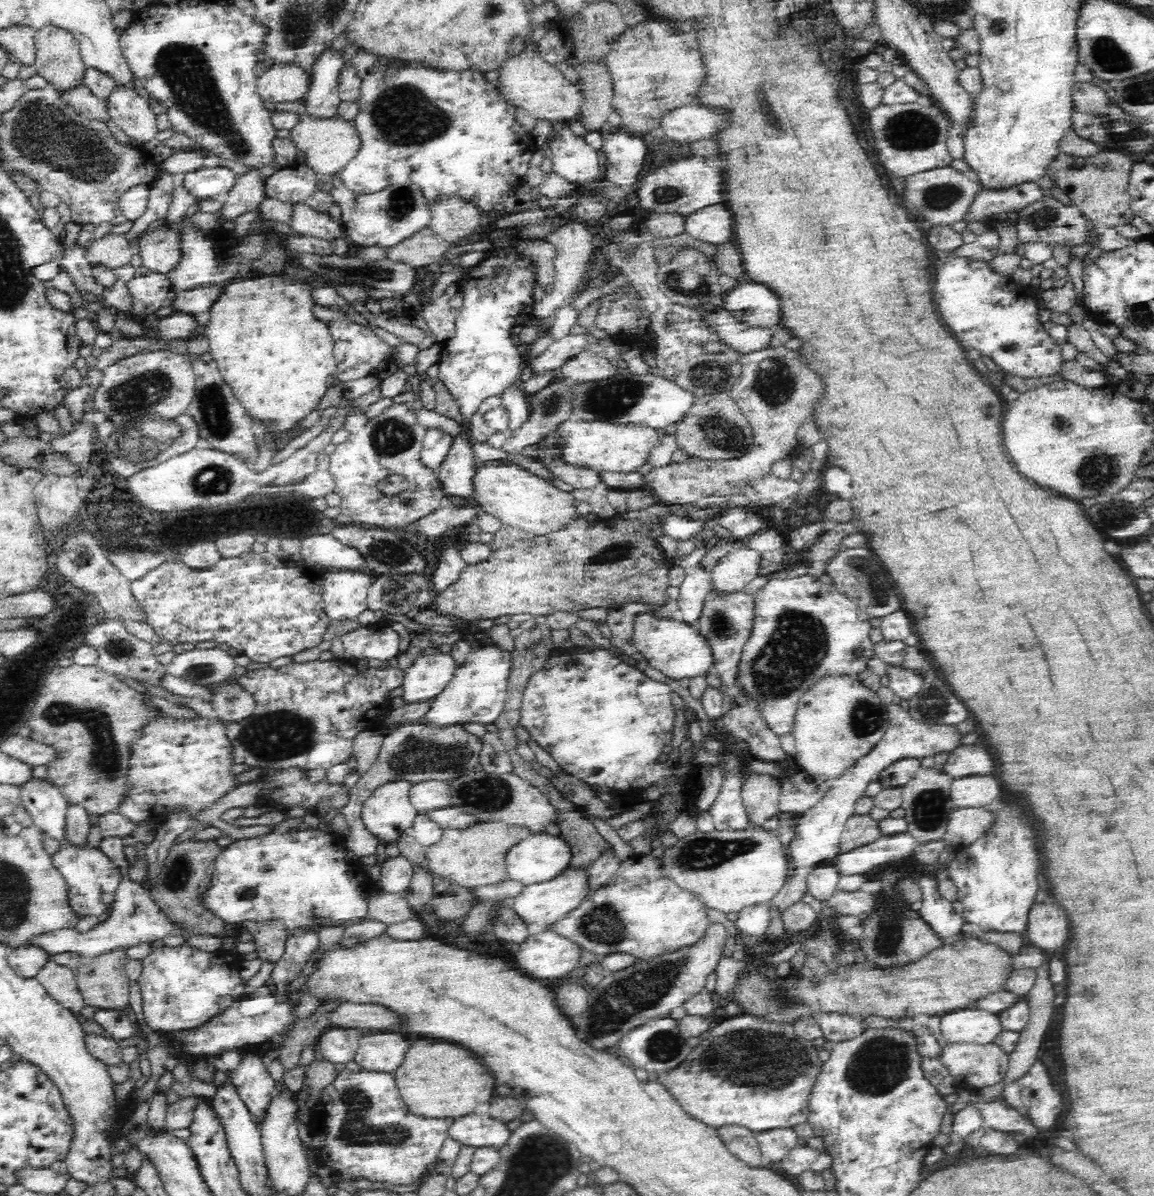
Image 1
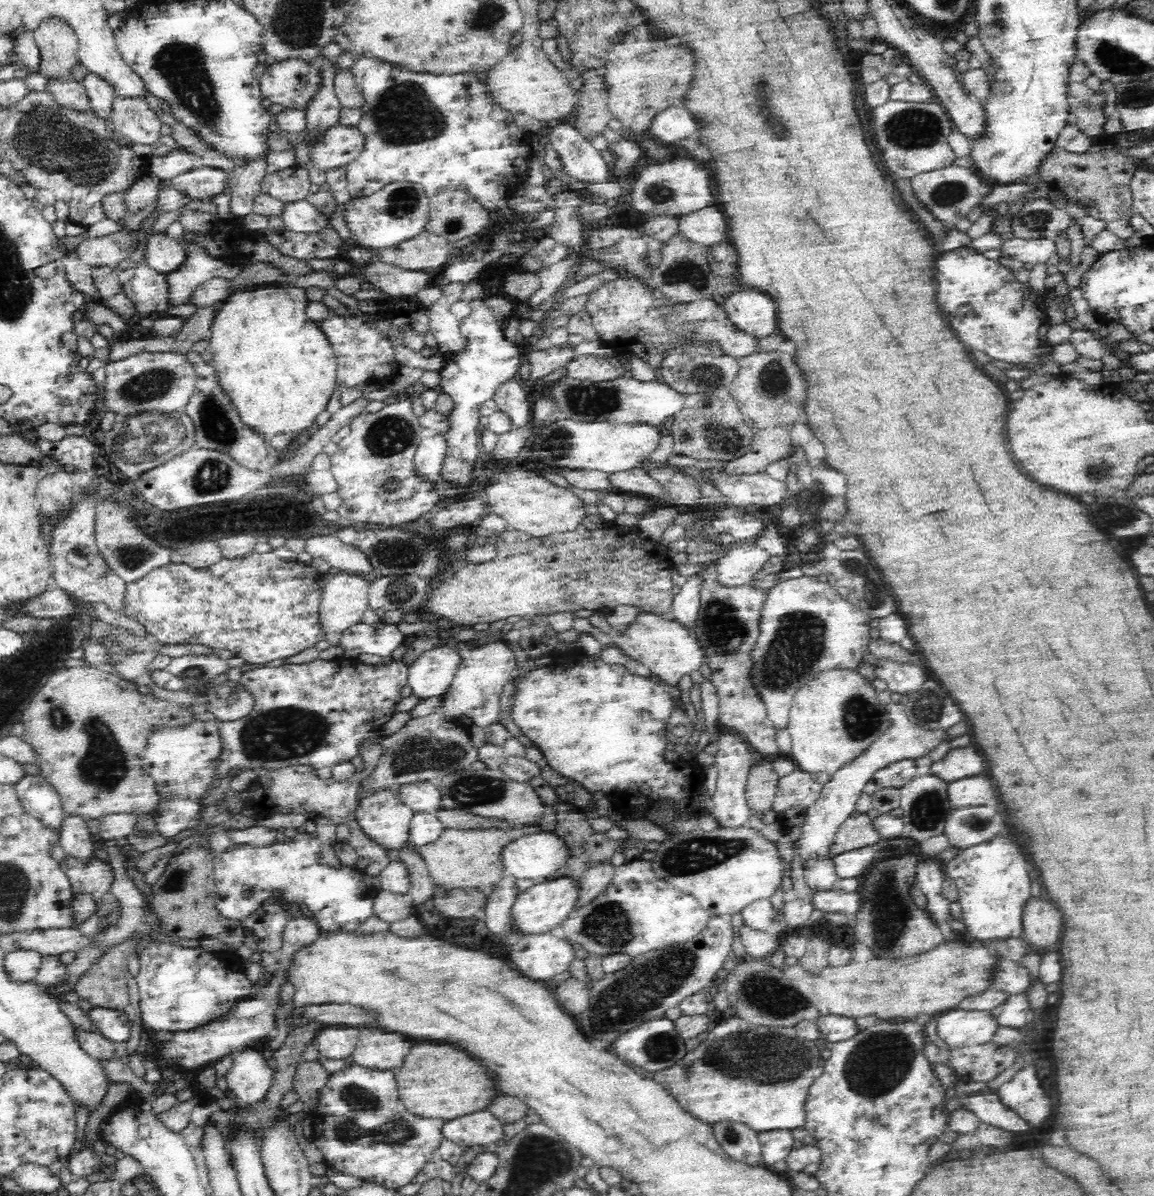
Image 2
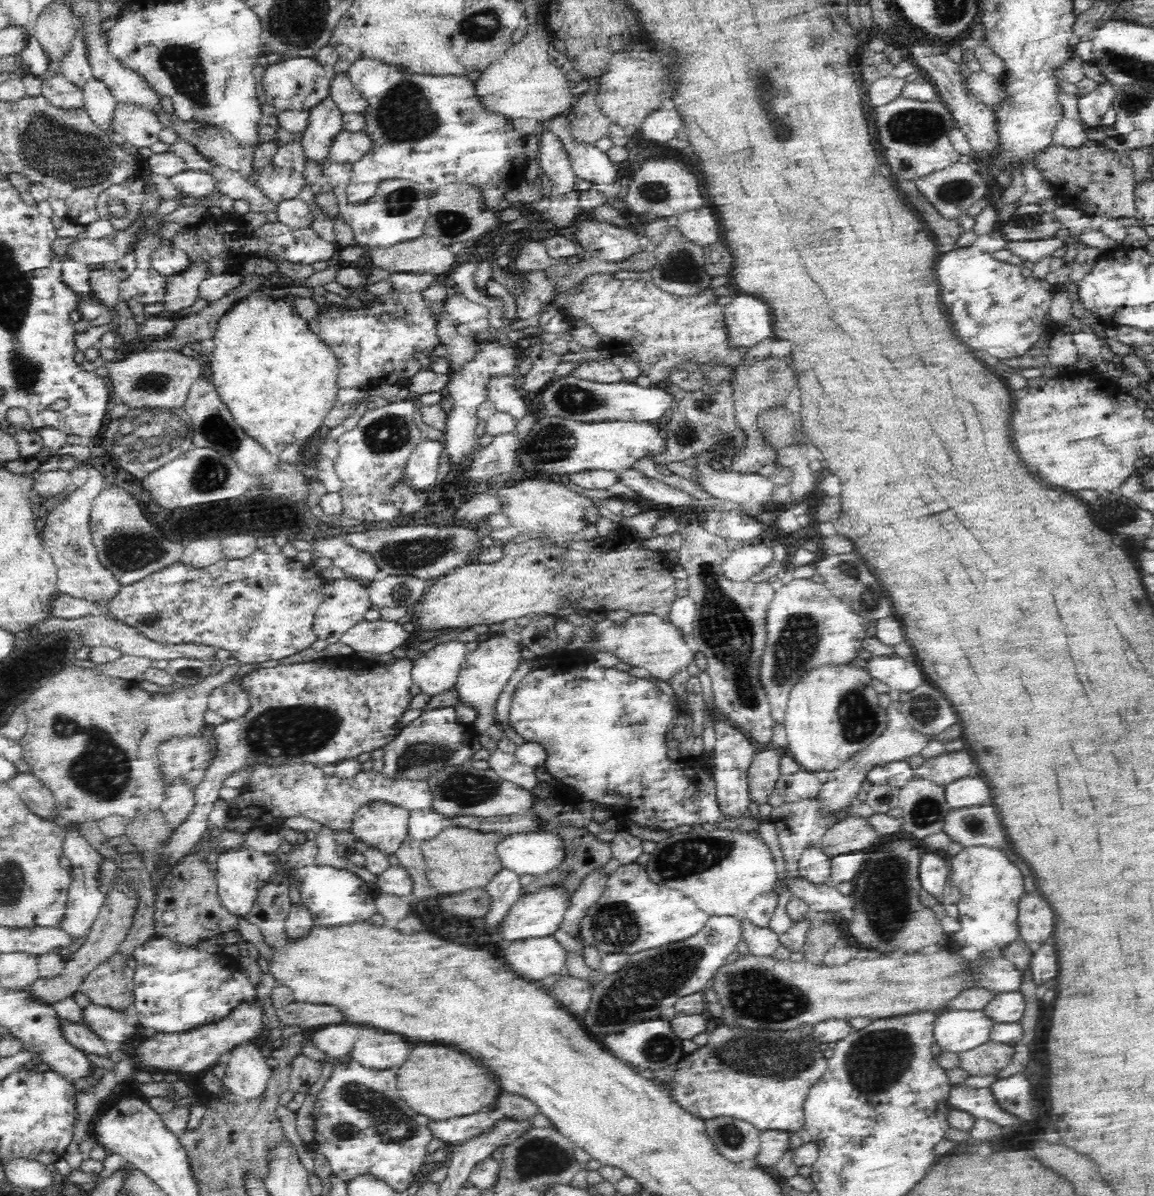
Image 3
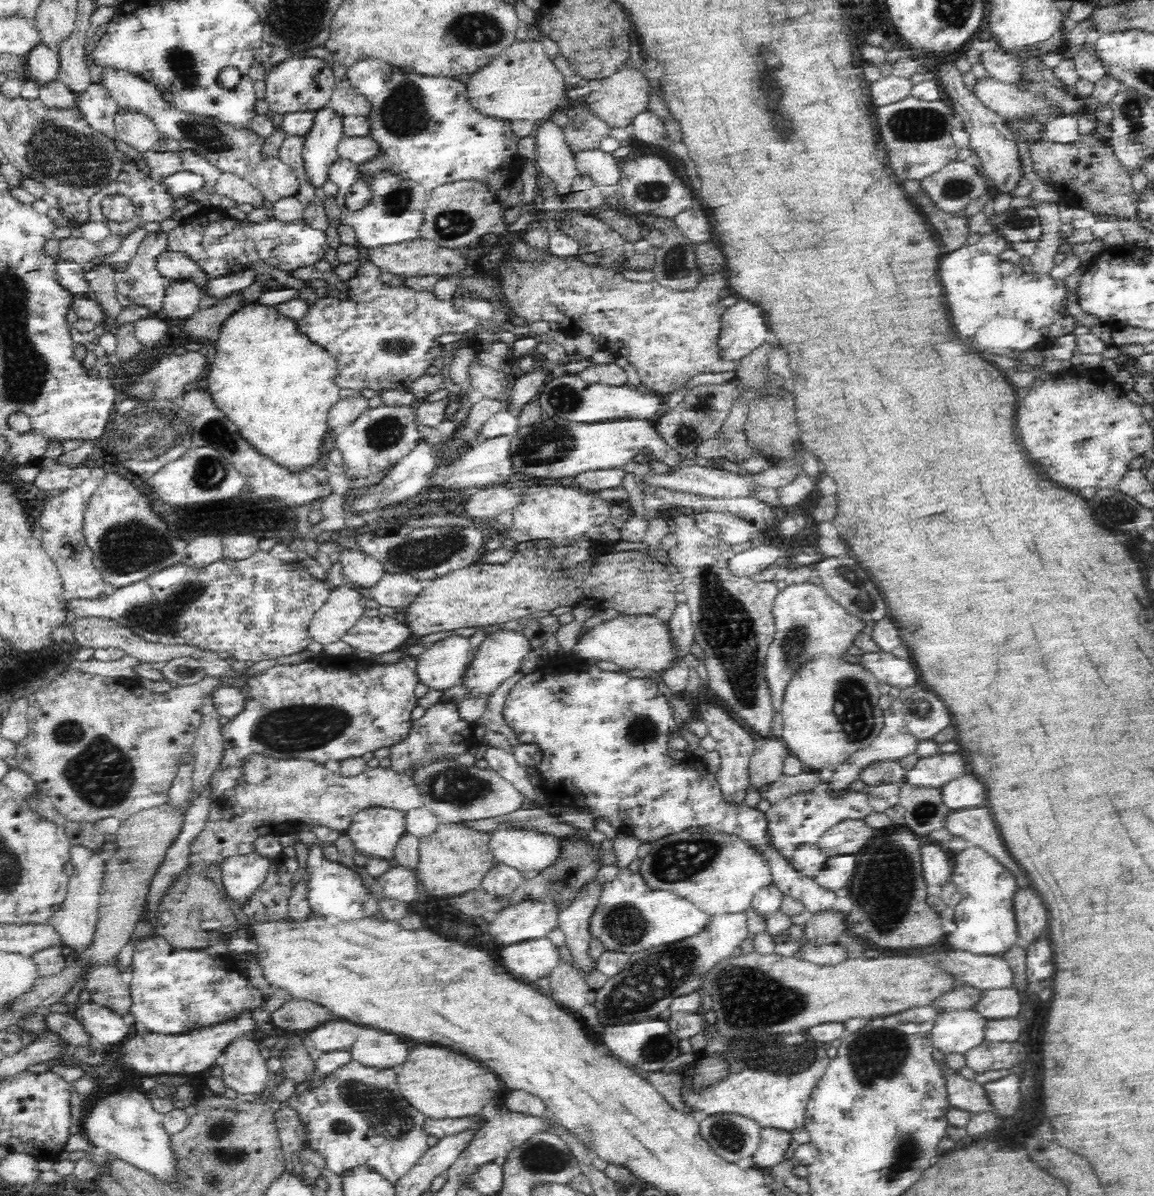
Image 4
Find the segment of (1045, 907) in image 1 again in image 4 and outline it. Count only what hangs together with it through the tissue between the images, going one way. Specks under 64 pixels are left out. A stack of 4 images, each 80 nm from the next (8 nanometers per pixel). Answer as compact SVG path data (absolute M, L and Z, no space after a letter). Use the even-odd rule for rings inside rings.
M1018 887L1013 894L1013 909L1017 924L1015 945L1026 948L1046 932L1046 908L1034 890Z

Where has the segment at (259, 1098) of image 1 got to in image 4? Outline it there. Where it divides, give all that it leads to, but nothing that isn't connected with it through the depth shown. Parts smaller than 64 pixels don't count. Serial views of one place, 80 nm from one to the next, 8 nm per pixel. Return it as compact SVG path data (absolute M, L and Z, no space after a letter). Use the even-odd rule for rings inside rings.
M242 1035L230 1041L230 1044L223 1050L226 1061L223 1064L222 1080L228 1085L230 1094L260 1094L267 1086L269 1072L266 1066L266 1059L260 1055L260 1045L257 1041Z

